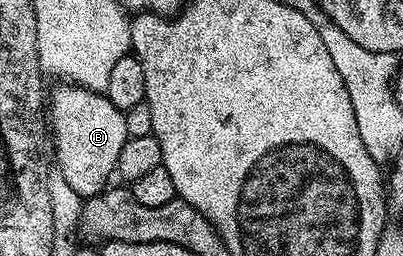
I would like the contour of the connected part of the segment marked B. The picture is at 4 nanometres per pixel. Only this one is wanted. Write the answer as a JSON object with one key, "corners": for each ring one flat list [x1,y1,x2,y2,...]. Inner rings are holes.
{"corners":[[74,84,60,85,60,90,49,98,49,130,53,135,53,162,57,173,65,176,69,188,77,192,80,198,86,200,108,189,107,182,116,173,115,165,121,156,121,148,127,143,125,128,125,113,117,109,100,91,87,90,84,86]]}

